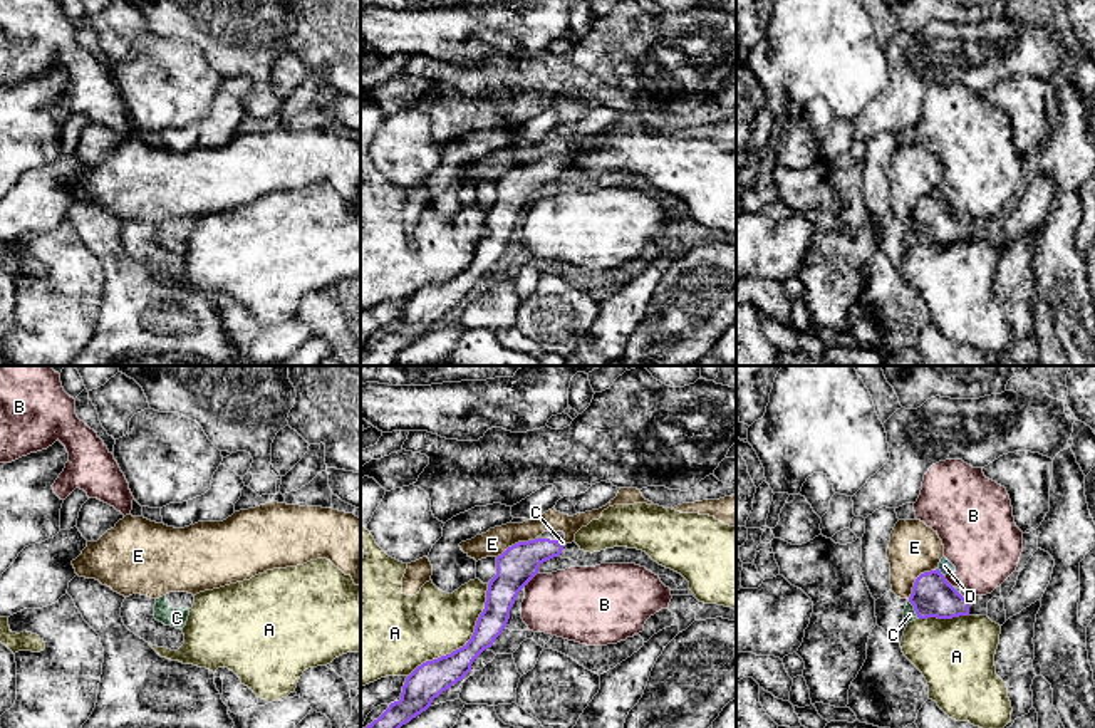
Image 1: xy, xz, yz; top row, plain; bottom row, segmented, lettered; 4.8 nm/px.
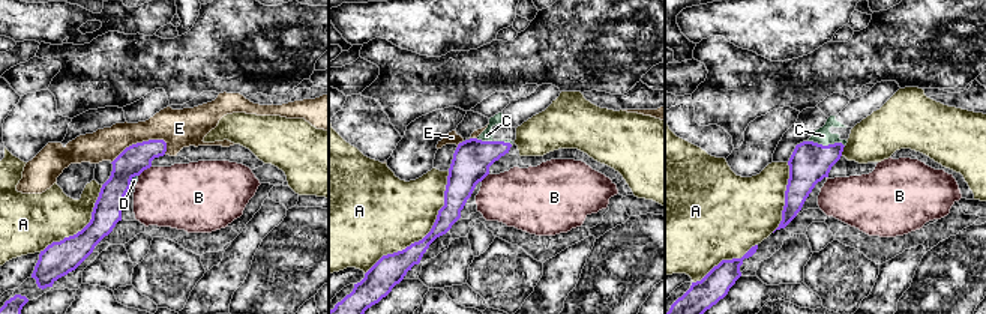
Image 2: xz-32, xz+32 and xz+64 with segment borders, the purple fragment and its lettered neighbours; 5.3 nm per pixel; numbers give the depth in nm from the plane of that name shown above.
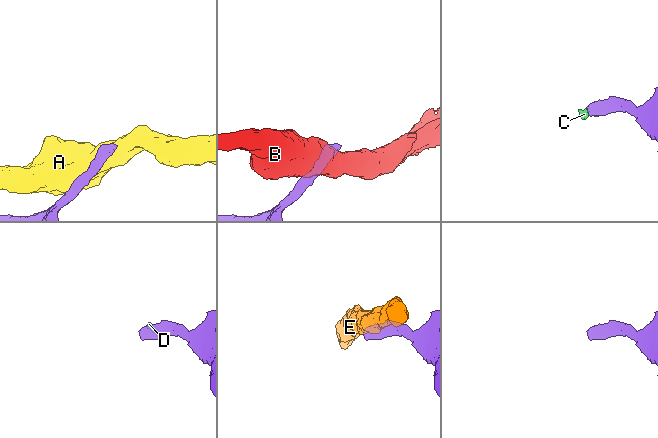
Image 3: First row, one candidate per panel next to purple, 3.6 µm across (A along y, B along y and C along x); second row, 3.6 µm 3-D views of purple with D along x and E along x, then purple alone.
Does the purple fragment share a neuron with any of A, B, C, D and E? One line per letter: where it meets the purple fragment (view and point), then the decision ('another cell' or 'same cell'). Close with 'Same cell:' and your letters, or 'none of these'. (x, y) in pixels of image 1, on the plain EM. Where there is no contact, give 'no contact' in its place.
A: meets purple in xz at (467, 267); another cell
B: meets purple in xz at (530, 203); another cell
C: meets purple in yz at (914, 234); same cell
D: meets purple in yz at (939, 197); another cell
E: meets purple in yz at (918, 202); another cell
Same cell: C

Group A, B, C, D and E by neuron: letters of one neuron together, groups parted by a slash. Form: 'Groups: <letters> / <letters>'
Groups: A / B D / C / E

